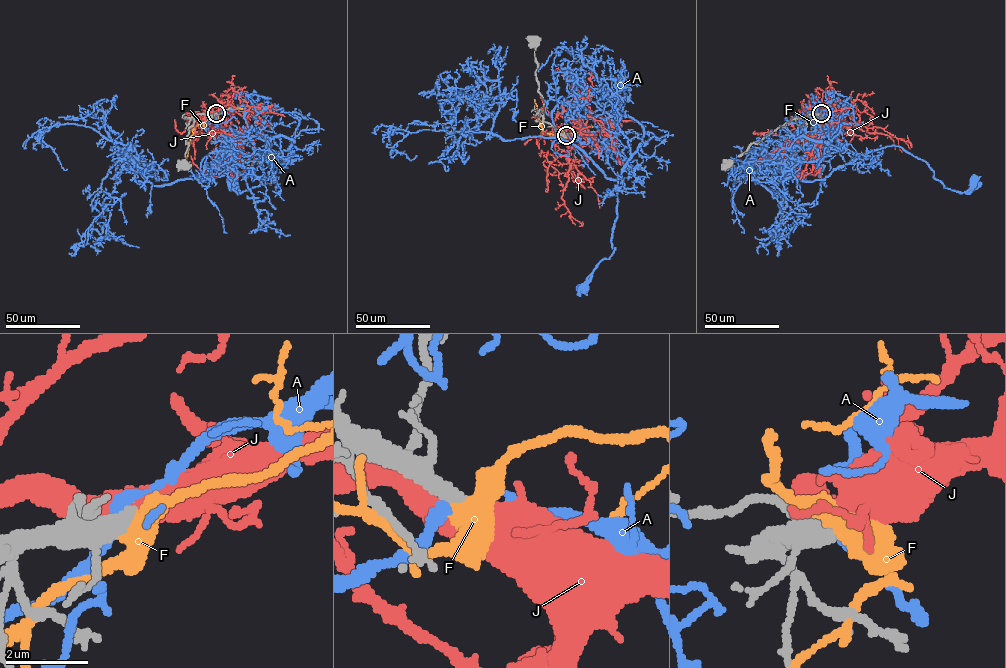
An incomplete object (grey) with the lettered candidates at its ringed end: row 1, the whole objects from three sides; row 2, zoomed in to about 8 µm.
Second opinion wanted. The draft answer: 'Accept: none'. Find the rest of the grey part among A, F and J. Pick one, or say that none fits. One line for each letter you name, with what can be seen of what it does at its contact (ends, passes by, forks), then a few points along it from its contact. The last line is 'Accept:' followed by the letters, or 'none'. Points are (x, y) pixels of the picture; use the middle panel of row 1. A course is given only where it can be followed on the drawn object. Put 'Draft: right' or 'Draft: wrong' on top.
Draft: wrong
J: it passes by; course (565, 135), (597, 142), (592, 134), (588, 135), (580, 128), (556, 126), (540, 97)
Accept: J

